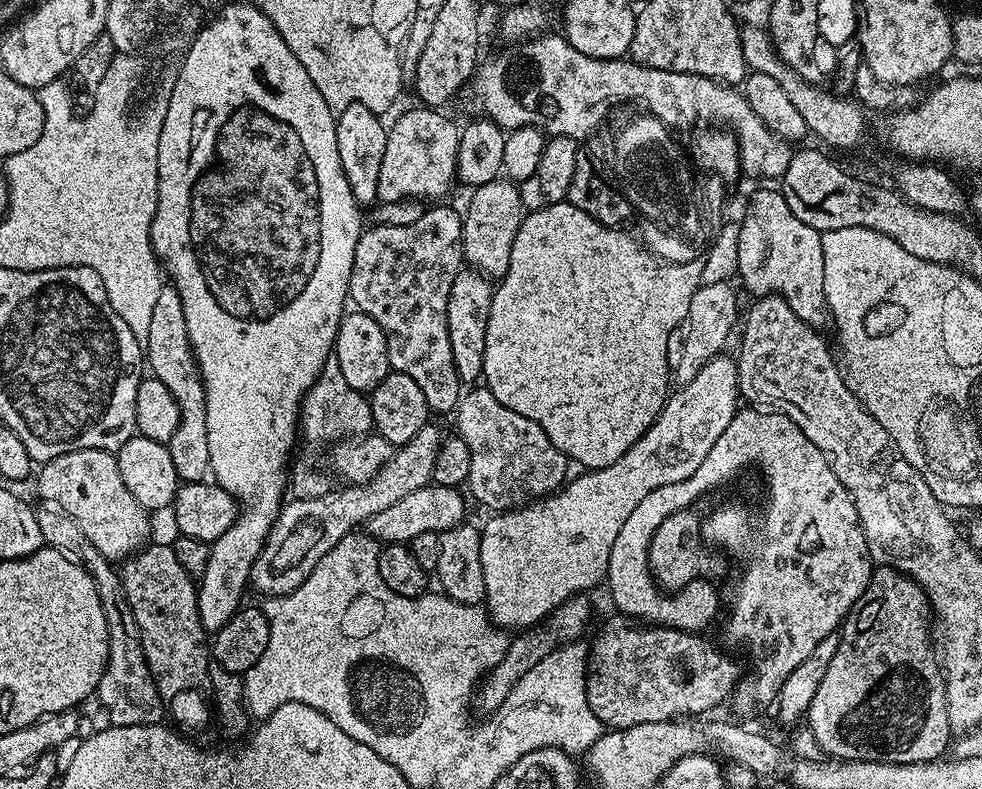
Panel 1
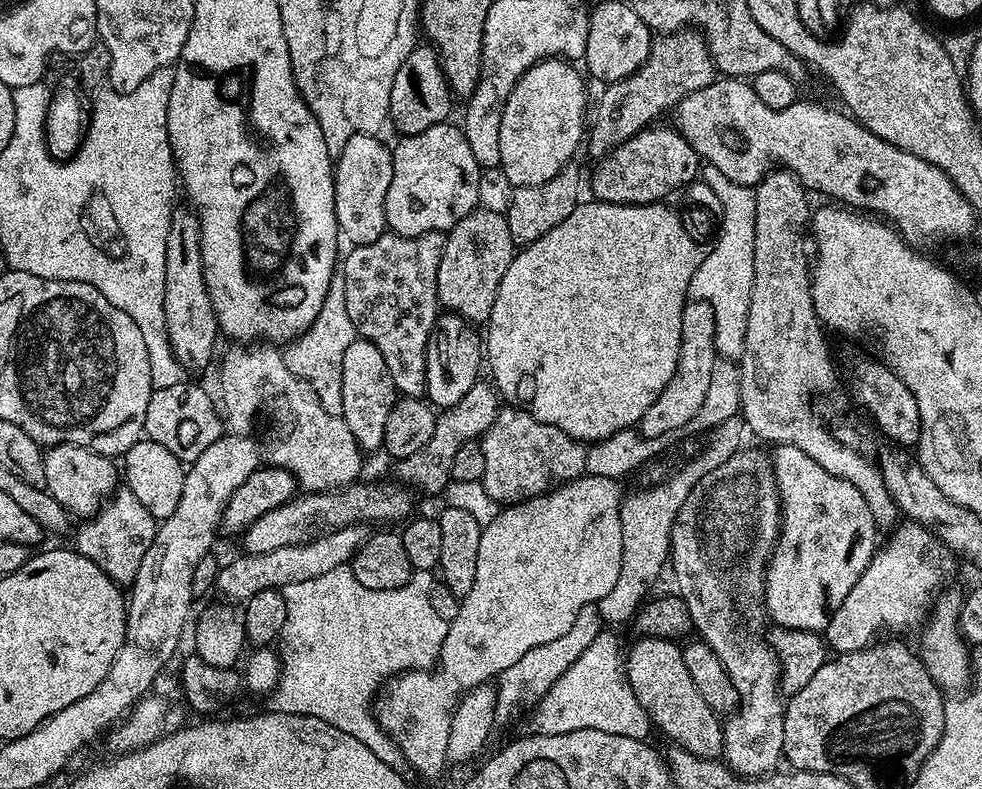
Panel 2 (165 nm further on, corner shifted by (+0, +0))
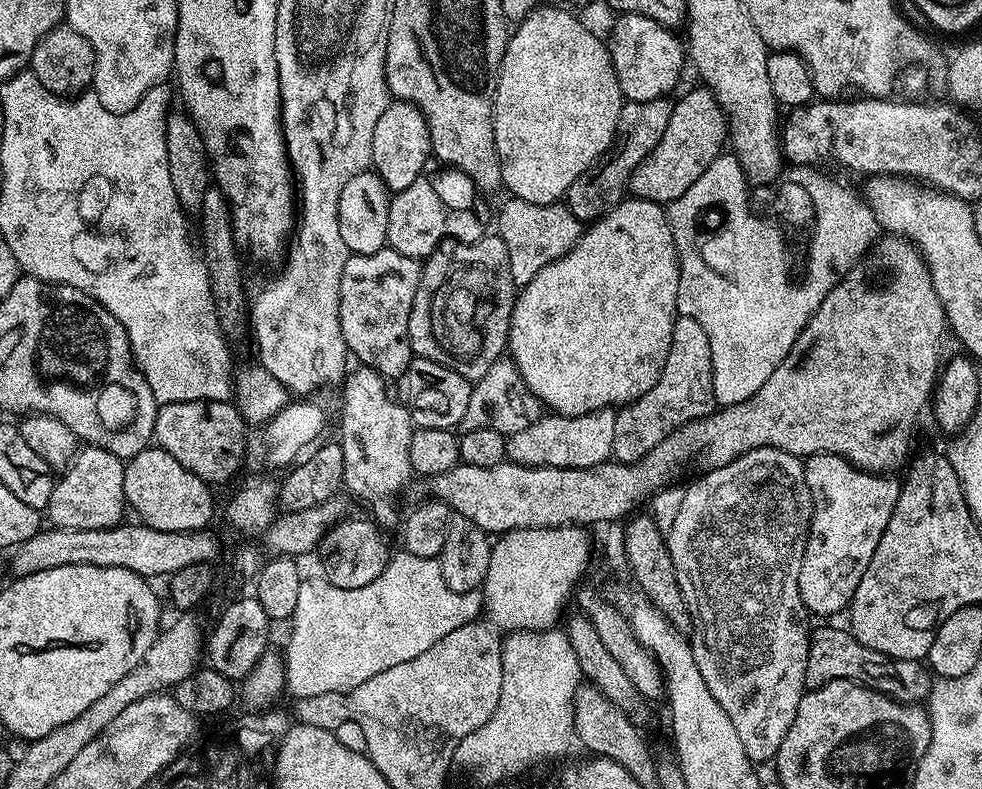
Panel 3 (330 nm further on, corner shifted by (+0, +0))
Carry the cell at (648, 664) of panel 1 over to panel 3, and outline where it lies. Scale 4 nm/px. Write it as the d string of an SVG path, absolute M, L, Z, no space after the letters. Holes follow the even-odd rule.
M847 627L820 628L811 633L808 641L808 678L809 689L821 688L835 680L849 680L855 684L865 684L875 692L897 700L899 704L919 705L927 701L932 693L934 676L921 661L906 658L890 658L870 646L862 646Z

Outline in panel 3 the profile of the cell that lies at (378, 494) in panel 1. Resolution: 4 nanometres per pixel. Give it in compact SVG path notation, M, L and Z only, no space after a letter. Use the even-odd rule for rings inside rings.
M501 358L482 374L480 380L472 384L470 402L466 405L466 414L462 425L464 432L470 430L498 430L505 437L513 436L518 430L526 430L535 420L542 415L540 400L528 387L518 370L518 366L511 358Z

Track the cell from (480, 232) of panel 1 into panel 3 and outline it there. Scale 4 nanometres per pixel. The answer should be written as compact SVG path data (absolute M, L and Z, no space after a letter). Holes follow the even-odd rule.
M486 234L481 240L475 240L472 244L465 244L451 238L442 241L423 261L420 270L418 294L414 294L414 306L410 310L410 322L408 323L408 337L413 353L462 374L470 382L480 380L482 374L486 374L486 370L490 370L490 366L494 366L494 362L505 355L508 347L508 319L512 316L512 306L516 302L517 295L518 286L510 274L510 254L506 254L506 242L502 242L502 238L498 234Z

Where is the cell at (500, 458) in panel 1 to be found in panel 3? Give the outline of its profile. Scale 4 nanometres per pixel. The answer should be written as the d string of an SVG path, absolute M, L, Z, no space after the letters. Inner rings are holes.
M599 408L581 416L541 415L526 430L518 430L507 437L507 459L522 466L546 466L547 468L585 468L607 464L613 459L614 422L616 412L612 408Z

